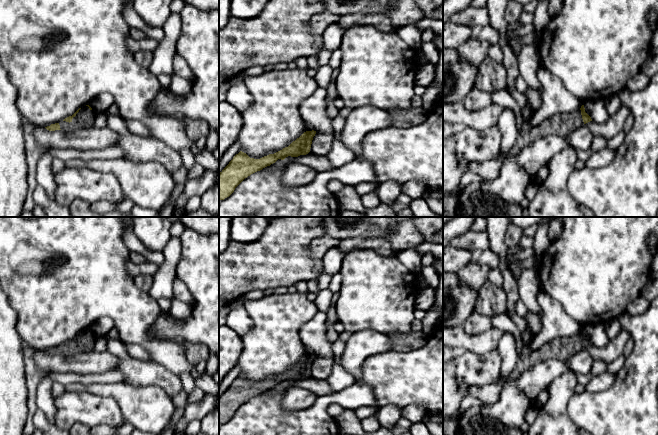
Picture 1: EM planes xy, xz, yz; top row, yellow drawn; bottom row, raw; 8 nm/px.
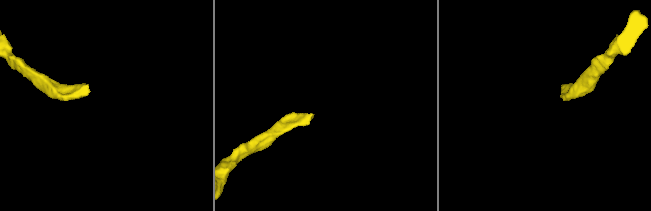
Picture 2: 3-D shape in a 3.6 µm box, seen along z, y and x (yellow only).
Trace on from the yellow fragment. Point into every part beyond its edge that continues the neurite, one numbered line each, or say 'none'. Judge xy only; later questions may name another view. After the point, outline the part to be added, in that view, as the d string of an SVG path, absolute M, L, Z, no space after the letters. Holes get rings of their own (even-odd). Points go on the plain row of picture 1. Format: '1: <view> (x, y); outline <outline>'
1: xy (85, 341); outline M83 330L70 347L66 345L59 346L60 353L71 355L94 350L95 339L96 337L90 334L88 330Z

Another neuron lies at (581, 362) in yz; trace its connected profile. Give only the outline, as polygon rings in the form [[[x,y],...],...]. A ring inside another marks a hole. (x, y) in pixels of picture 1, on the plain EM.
[[[583,349],[572,355],[568,361],[570,369],[576,374],[589,374],[593,369],[594,359]]]

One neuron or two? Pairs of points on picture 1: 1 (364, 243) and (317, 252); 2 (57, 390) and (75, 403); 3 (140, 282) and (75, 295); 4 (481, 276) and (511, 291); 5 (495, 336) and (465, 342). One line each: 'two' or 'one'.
1: one
2: two
3: two
4: two
5: one

